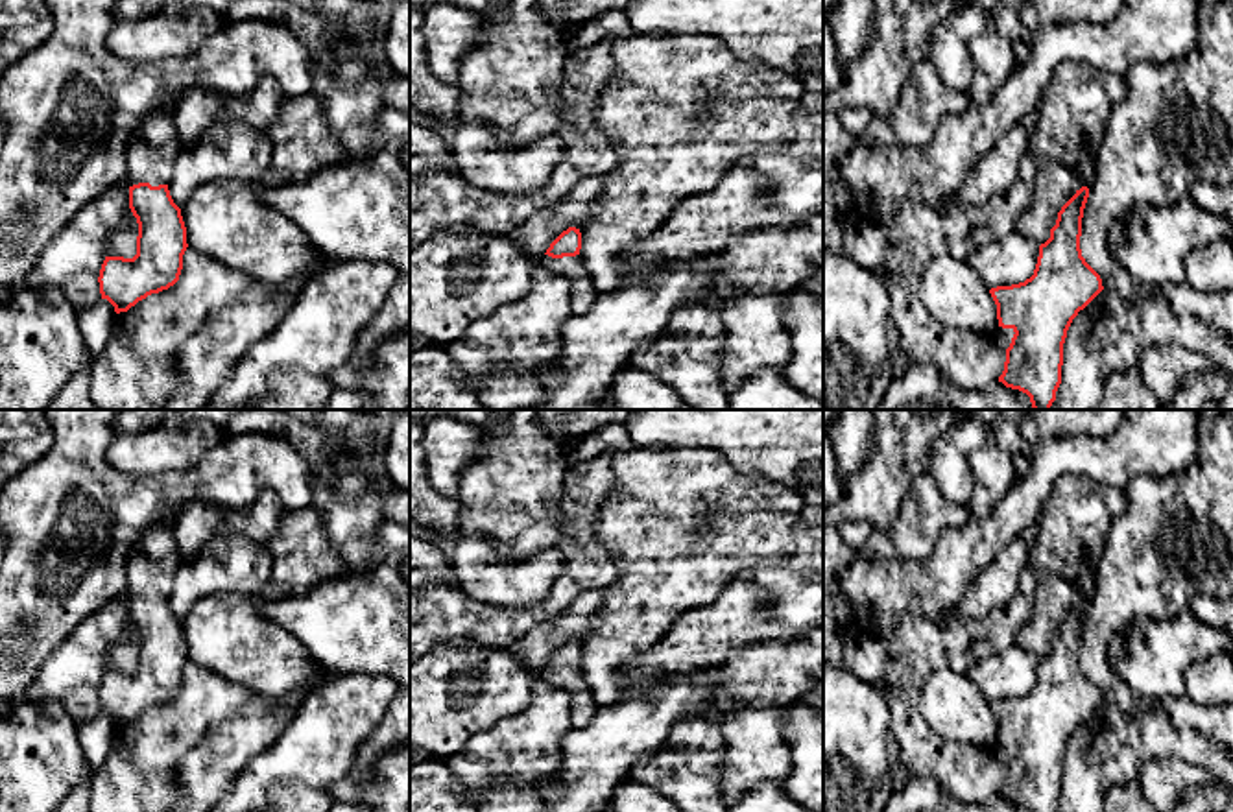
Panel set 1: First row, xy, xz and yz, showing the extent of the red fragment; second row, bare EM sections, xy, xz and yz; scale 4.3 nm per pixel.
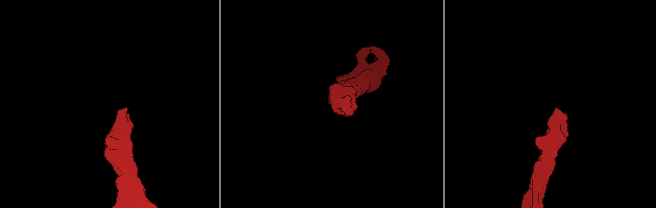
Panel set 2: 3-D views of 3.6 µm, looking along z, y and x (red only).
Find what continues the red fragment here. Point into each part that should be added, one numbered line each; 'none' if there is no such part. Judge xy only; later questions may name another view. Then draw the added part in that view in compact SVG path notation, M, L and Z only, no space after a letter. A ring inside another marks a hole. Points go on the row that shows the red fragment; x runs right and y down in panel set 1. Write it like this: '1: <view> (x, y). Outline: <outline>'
1: xy (154, 150). Outline: M175 103L151 113L129 146L129 166L126 181L129 186L138 183L168 185L175 168L181 142L175 131Z

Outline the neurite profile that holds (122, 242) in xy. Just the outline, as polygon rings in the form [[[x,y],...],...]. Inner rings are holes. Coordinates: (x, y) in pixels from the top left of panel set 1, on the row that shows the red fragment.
[[[129,205],[124,209],[120,225],[107,240],[105,257],[133,258],[137,255],[138,223]]]

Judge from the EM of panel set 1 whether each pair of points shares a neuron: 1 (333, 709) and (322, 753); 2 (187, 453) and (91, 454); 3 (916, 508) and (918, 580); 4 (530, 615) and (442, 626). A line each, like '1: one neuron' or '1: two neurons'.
1: one neuron
2: two neurons
3: two neurons
4: one neuron

